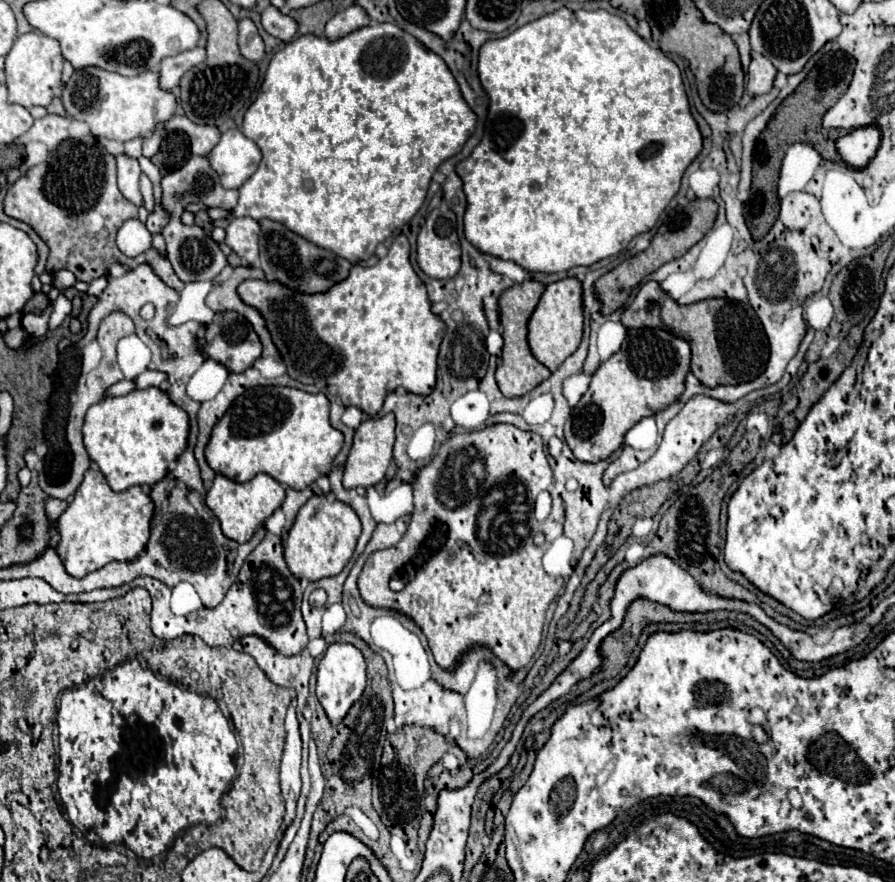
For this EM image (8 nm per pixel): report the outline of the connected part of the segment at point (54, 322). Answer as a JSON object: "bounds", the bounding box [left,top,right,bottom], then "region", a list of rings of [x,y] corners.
{"bounds":[48,290,72,330],"region":[[[60,290],[60,296],[54,300],[54,308],[52,308],[52,314],[50,314],[50,320],[48,320],[48,328],[56,330],[62,324],[62,320],[70,314],[70,310],[72,310],[72,304]]]}

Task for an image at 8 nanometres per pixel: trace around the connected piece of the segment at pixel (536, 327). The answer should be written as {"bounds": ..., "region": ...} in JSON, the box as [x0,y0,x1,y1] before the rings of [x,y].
{"bounds":[528,278,584,372],"region":[[[566,278],[546,286],[530,322],[528,322],[528,342],[530,350],[538,362],[542,362],[552,372],[580,346],[584,334],[584,310],[582,310],[582,282],[578,278]]]}

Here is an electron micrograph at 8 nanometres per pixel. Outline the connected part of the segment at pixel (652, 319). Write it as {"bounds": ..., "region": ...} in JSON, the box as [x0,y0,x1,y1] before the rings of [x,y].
{"bounds":[622,280,734,388],"region":[[[650,280],[642,284],[638,296],[634,302],[622,312],[622,324],[626,328],[638,328],[638,326],[650,326],[650,328],[668,328],[692,346],[692,374],[708,388],[716,388],[722,384],[734,384],[734,378],[728,374],[722,354],[718,352],[718,340],[716,340],[716,312],[722,308],[722,300],[702,300],[690,306],[680,306],[676,304],[662,288],[658,282]]]}

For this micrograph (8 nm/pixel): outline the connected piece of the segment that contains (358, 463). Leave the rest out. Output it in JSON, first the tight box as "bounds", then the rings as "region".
{"bounds":[344,414,396,488],"region":[[[386,414],[382,418],[368,418],[360,424],[360,428],[356,430],[356,436],[354,436],[352,450],[346,460],[344,488],[358,488],[358,486],[370,488],[384,480],[384,476],[390,468],[390,462],[392,462],[392,448],[396,442],[394,428],[396,428],[396,422],[394,422],[392,414]]]}

